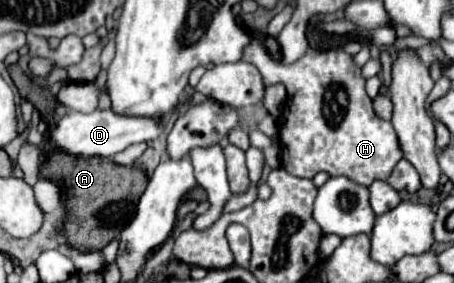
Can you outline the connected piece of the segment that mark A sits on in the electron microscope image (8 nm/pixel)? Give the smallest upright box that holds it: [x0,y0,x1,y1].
[40,150,146,252]

